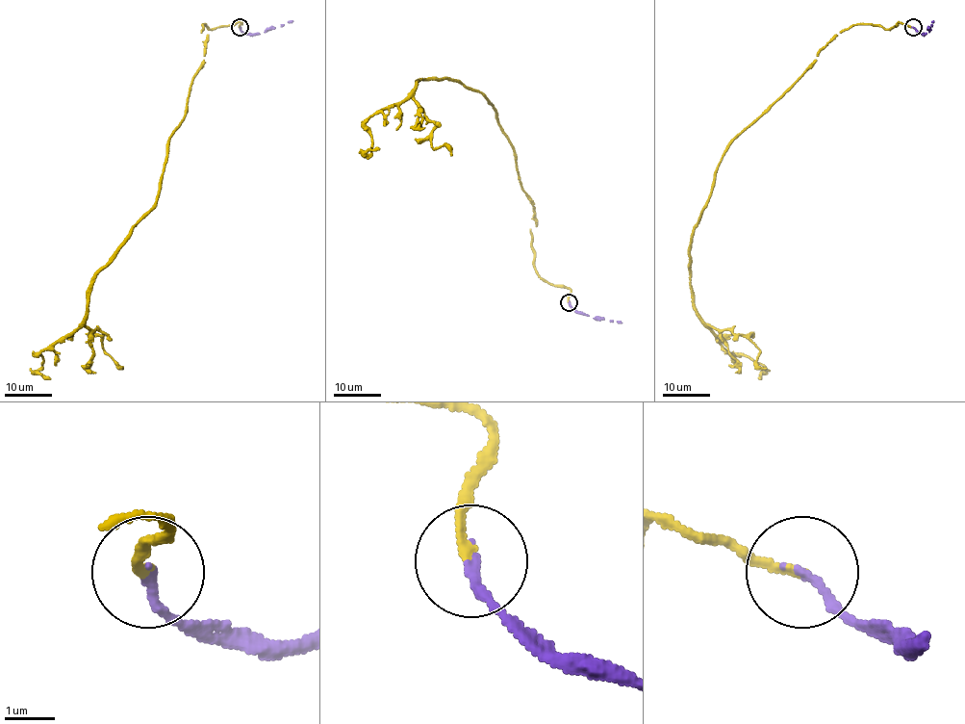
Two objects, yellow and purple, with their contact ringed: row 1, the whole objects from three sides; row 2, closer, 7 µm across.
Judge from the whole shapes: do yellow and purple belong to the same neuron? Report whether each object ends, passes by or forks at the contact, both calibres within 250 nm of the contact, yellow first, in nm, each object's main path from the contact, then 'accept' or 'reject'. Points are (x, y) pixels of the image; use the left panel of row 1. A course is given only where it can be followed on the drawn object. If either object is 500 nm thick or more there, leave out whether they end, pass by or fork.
yellow ends; purple ends; calibres 160 and 180 nm; course yellow (240, 28), (203, 24), (204, 64), (169, 138), (154, 206), (96, 275), (87, 318), (36, 354), (50, 379); course purple (240, 28), (243, 32), (260, 34), (292, 20); accept

